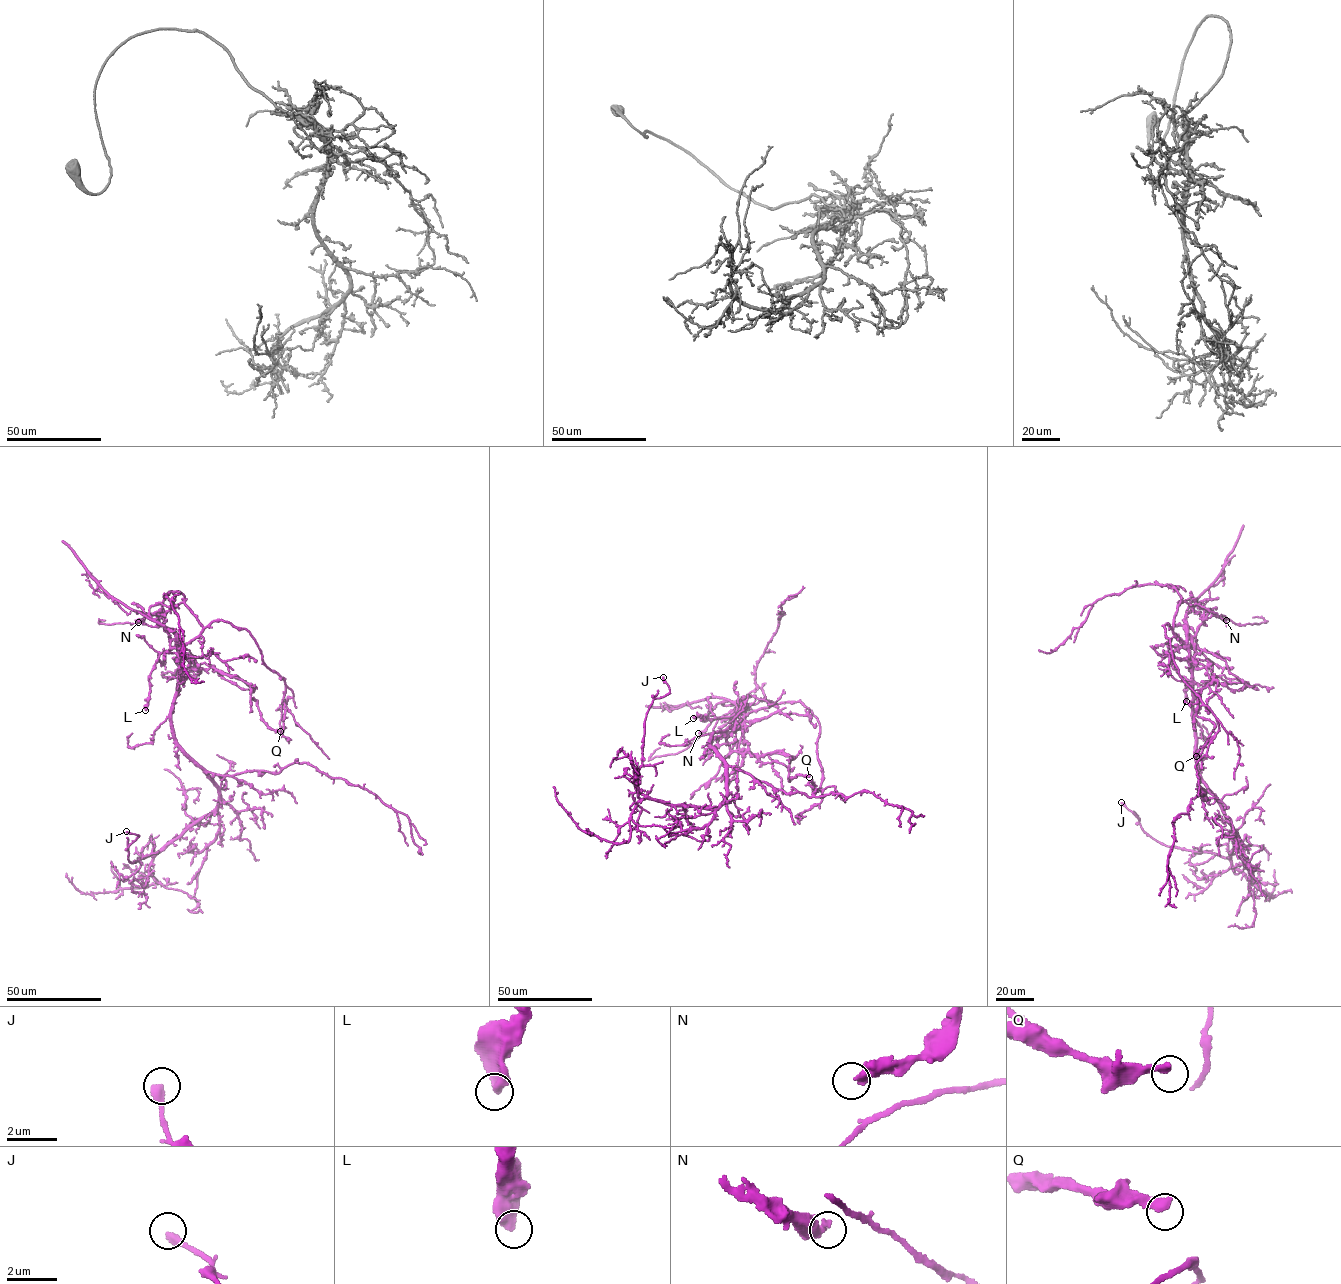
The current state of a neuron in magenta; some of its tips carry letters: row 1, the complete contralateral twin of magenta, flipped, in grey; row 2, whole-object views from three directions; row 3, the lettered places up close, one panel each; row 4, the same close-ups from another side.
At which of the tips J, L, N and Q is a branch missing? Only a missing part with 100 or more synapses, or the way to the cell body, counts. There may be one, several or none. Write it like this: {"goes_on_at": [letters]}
{"goes_on_at": []}

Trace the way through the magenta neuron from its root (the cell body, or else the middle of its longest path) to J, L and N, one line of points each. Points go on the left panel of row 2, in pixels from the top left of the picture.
J: (172, 726), (177, 747), (217, 788), (218, 804), (158, 852), (132, 863), (128, 847), (138, 836), (126, 831)
L: (172, 726), (171, 708), (176, 692), (181, 650), (170, 648), (159, 654), (149, 678), (150, 691), (145, 710)
N: (172, 726), (171, 708), (176, 692), (181, 650), (170, 646), (164, 616), (146, 613), (138, 622)

